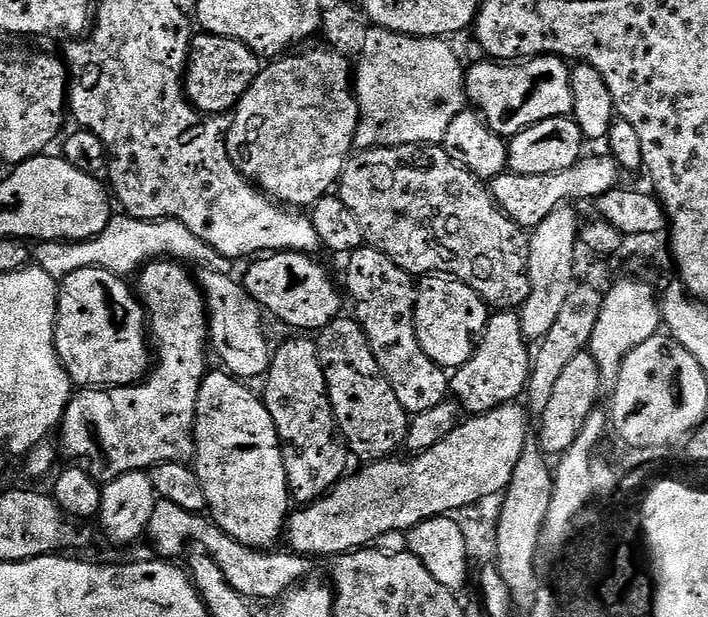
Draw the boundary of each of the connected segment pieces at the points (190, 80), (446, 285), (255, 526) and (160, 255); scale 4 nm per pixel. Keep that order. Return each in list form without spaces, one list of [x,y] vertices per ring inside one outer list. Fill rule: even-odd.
[[[197,35],[192,42],[192,52],[188,55],[186,95],[200,112],[231,113],[250,90],[261,67],[261,57],[251,52],[242,42],[225,36]]]
[[[433,274],[419,281],[416,289],[416,333],[425,354],[438,367],[455,370],[475,354],[490,315],[489,305],[460,280]]]
[[[223,370],[209,371],[205,375],[194,396],[194,467],[202,482],[202,490],[206,490],[207,511],[217,526],[246,546],[268,550],[279,536],[281,539],[285,535],[290,517],[288,475],[274,418],[270,418],[270,410],[266,410],[263,399],[248,388],[251,387],[247,383]]]
[[[127,214],[113,215],[106,230],[92,240],[41,241],[33,251],[33,259],[37,267],[46,270],[57,280],[88,268],[102,268],[116,275],[130,276],[130,273],[137,273],[145,264],[157,259],[174,259],[180,262],[198,260],[198,263],[205,264],[205,267],[227,276],[233,275],[236,270],[235,261],[217,257],[214,249],[206,246],[184,223],[176,219],[134,219]]]

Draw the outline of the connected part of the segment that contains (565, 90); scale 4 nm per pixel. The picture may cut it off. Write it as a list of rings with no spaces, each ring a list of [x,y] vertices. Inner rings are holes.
[[[533,56],[523,62],[497,62],[491,58],[481,59],[481,64],[469,67],[466,72],[466,87],[471,107],[484,117],[485,122],[499,136],[511,138],[522,130],[542,122],[546,118],[567,116],[574,106],[572,68],[558,56]]]

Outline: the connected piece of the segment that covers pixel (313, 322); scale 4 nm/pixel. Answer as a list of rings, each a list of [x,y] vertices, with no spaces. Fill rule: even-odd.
[[[273,252],[253,259],[248,273],[242,276],[242,283],[247,292],[252,295],[269,317],[277,316],[284,324],[292,328],[301,328],[301,333],[316,334],[340,315],[340,292],[332,281],[332,276],[316,261],[315,255],[306,252]]]

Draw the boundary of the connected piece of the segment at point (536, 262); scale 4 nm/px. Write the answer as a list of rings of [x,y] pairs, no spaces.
[[[565,206],[554,210],[554,214],[546,218],[546,222],[531,229],[528,238],[530,298],[526,300],[523,308],[519,309],[519,313],[524,335],[532,342],[543,340],[550,326],[554,326],[566,298],[571,294],[578,280],[576,277],[576,248],[578,249],[581,243],[582,220],[576,217],[576,212],[572,208],[575,207]]]

